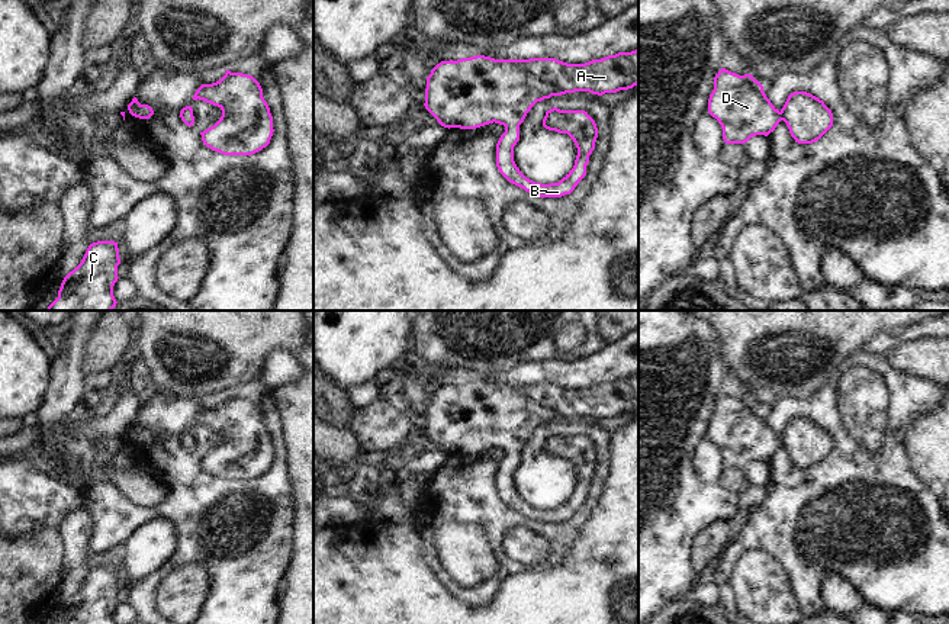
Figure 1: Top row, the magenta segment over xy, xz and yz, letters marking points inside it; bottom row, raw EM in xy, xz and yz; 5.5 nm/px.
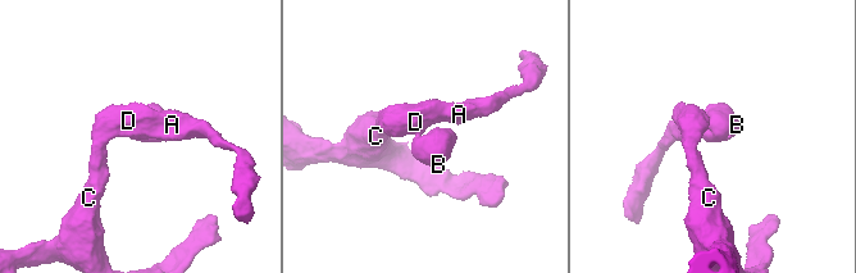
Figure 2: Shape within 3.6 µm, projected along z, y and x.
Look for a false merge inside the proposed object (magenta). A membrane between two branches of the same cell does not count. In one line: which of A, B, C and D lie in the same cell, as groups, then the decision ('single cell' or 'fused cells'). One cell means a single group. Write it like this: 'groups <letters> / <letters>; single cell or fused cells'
groups A B C D; single cell

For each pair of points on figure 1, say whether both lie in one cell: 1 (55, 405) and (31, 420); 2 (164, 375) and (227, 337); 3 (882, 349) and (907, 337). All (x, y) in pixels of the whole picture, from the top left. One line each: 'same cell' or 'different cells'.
1: different cells
2: same cell
3: same cell

